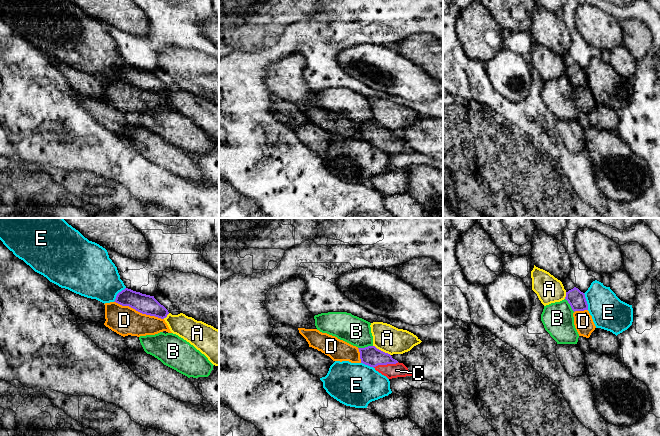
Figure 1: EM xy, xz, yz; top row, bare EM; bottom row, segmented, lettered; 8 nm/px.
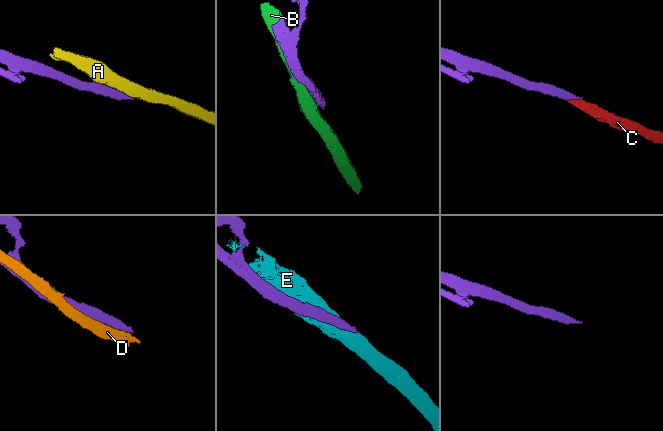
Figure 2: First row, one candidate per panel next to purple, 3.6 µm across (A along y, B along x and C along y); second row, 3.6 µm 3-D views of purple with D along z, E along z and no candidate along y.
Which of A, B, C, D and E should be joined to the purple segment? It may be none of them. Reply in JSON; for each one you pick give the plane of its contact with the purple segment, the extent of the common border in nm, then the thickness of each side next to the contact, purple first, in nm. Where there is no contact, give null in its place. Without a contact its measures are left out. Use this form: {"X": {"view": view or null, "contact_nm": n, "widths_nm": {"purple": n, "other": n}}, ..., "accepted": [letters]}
{"C": {"view": "xz", "contact_nm": 220, "widths_nm": {"purple": 160, "other": 110}}, "accepted": ["C"]}

